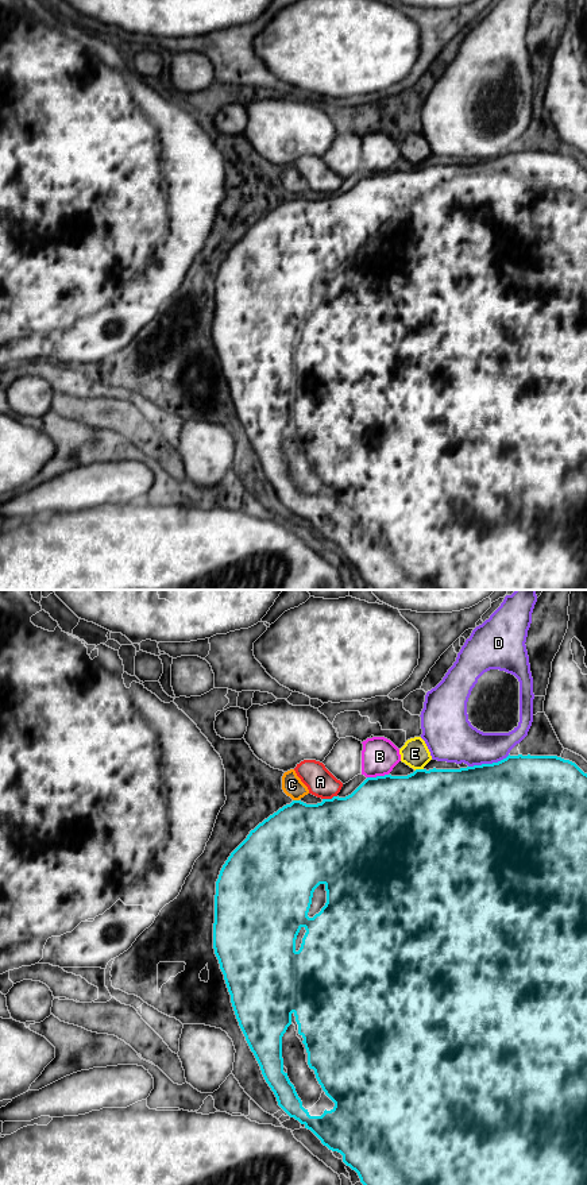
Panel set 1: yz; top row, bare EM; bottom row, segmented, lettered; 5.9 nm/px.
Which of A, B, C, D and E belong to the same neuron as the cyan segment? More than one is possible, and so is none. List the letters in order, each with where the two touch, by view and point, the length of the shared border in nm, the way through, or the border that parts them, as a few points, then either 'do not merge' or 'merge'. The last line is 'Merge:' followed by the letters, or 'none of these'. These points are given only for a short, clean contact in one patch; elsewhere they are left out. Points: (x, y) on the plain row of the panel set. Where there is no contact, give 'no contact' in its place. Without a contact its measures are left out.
A: yz (329, 195) | 90 nm | do not merge
B: yz (377, 172) | 130 nm | do not merge
C: yz (296, 196) | 40 nm | along yz (293, 195), (298, 196) | do not merge
D: yz (489, 159) | 260 nm | do not merge
E: yz (418, 165) | 60 nm | do not merge
Merge: none of these

